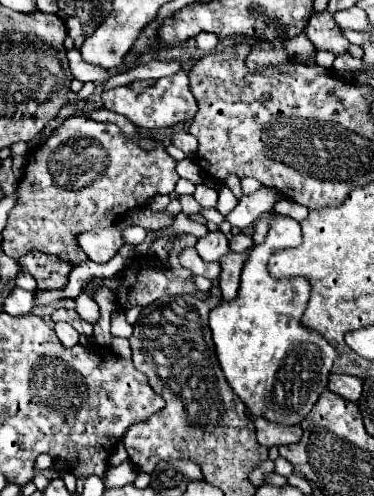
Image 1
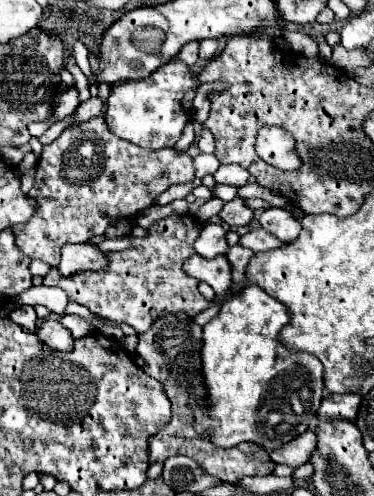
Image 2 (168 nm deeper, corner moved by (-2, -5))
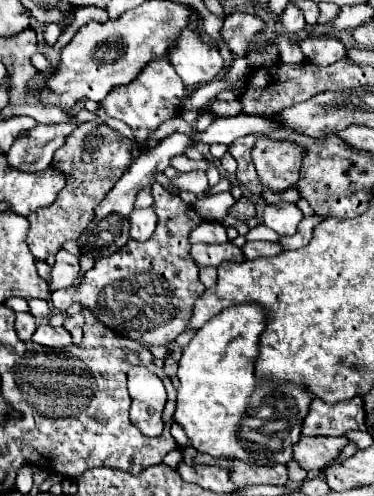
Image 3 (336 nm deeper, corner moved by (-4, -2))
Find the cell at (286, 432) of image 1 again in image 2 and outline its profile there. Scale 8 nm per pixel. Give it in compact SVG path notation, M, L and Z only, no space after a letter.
M306 430L302 436L296 436L290 440L290 444L284 444L282 448L276 448L276 452L270 452L270 460L276 464L288 464L292 468L308 462L308 456L316 448L316 434L312 430Z

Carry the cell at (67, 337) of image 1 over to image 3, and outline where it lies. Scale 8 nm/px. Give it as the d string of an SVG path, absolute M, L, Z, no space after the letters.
M40 325L32 335L32 341L44 347L54 347L54 349L68 347L72 343L70 333L64 327L50 327L50 325Z

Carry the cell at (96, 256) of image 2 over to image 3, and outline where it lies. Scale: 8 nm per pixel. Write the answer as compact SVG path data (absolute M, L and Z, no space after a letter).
M60 249L56 253L56 263L52 265L52 271L50 271L50 281L48 281L50 293L70 287L78 275L78 271L80 271L80 265L78 265L76 255L70 255L68 251Z

